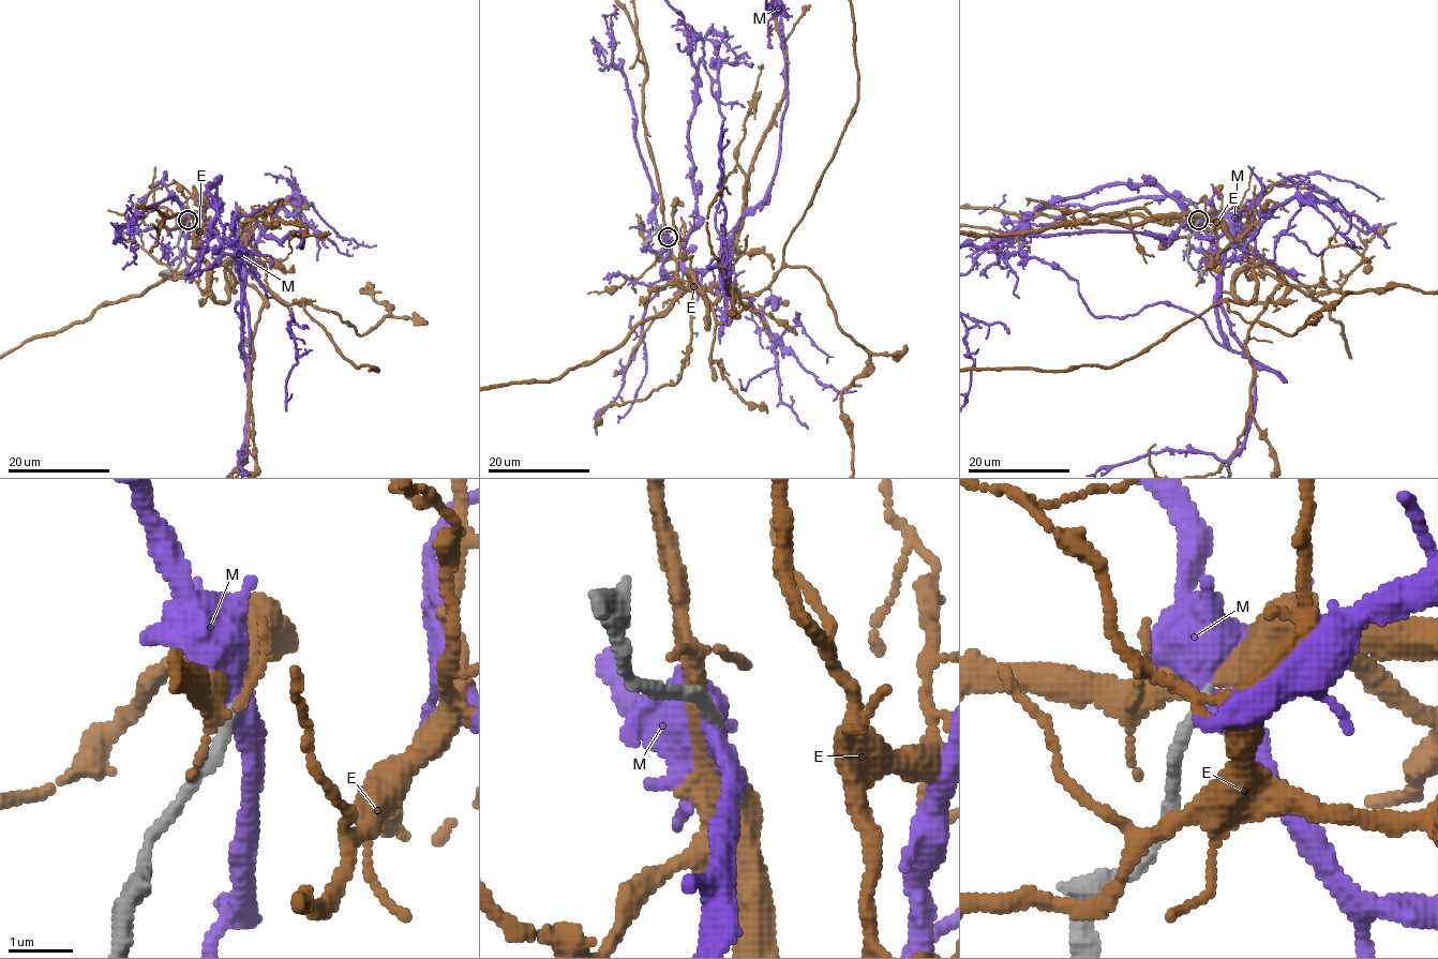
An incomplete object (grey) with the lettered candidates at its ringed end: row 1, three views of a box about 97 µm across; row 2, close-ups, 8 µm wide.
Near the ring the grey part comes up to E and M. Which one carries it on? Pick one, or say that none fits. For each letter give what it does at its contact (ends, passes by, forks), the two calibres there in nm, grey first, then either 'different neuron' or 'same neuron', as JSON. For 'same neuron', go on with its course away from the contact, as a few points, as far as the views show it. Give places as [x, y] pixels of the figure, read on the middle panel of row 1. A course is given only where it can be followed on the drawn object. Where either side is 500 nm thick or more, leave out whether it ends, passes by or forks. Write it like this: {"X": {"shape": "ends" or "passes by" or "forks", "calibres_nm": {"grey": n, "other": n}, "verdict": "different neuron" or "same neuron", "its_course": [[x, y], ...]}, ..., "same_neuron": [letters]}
{"E": {"shape": "forks", "calibres_nm": {"grey": 180, "other": 280}, "verdict": "same neuron"}, "M": {"shape": "forks", "calibres_nm": {"grey": 180, "other": 360}, "verdict": "different neuron"}, "same_neuron": ["E"]}

